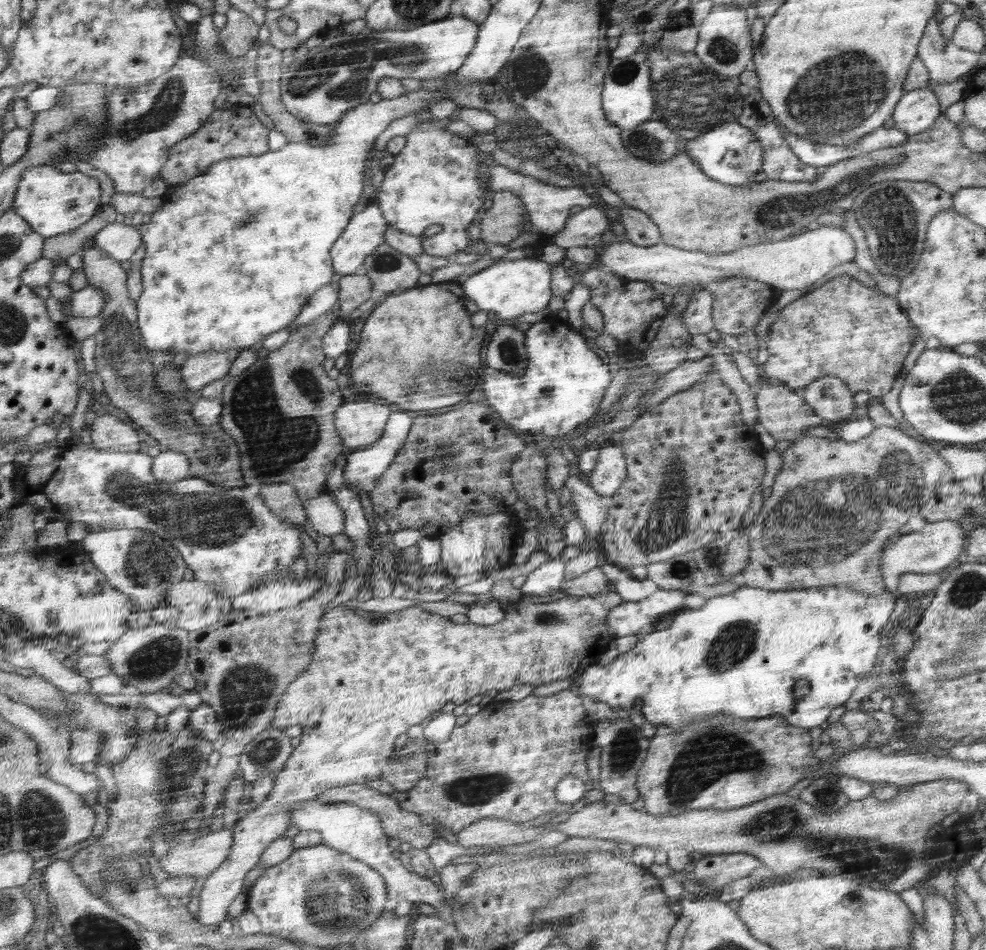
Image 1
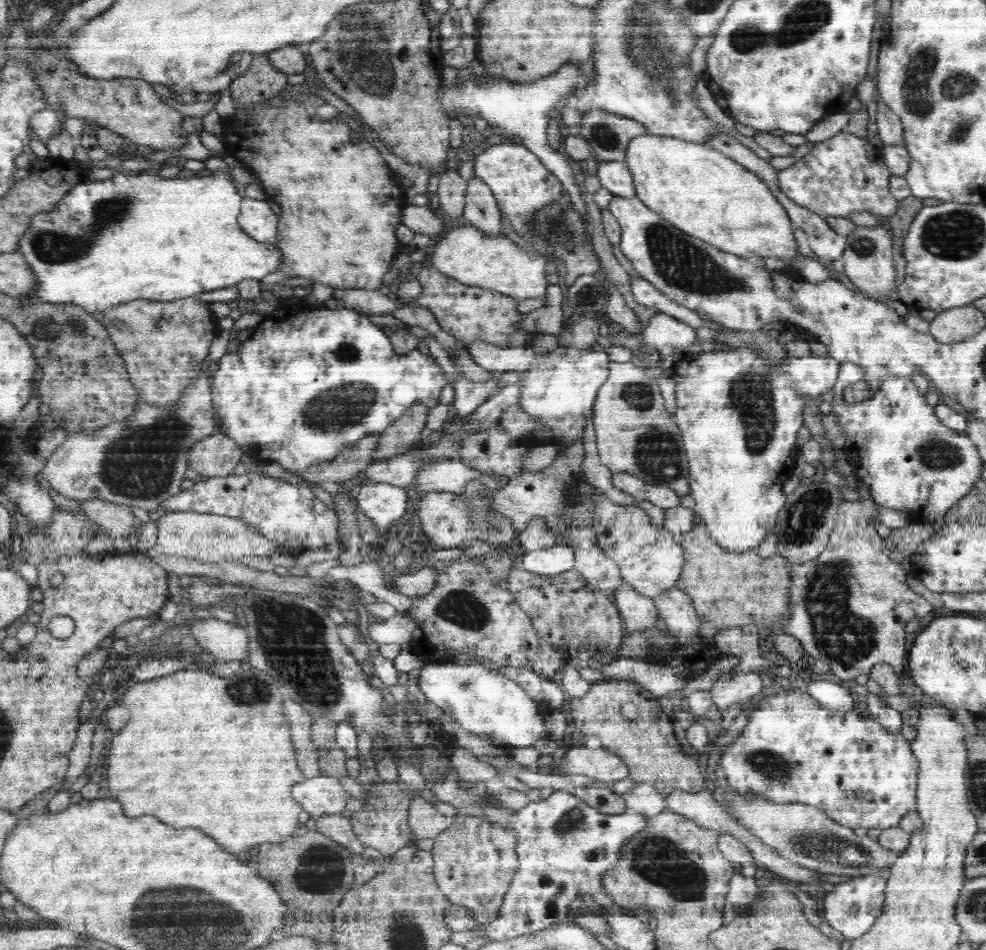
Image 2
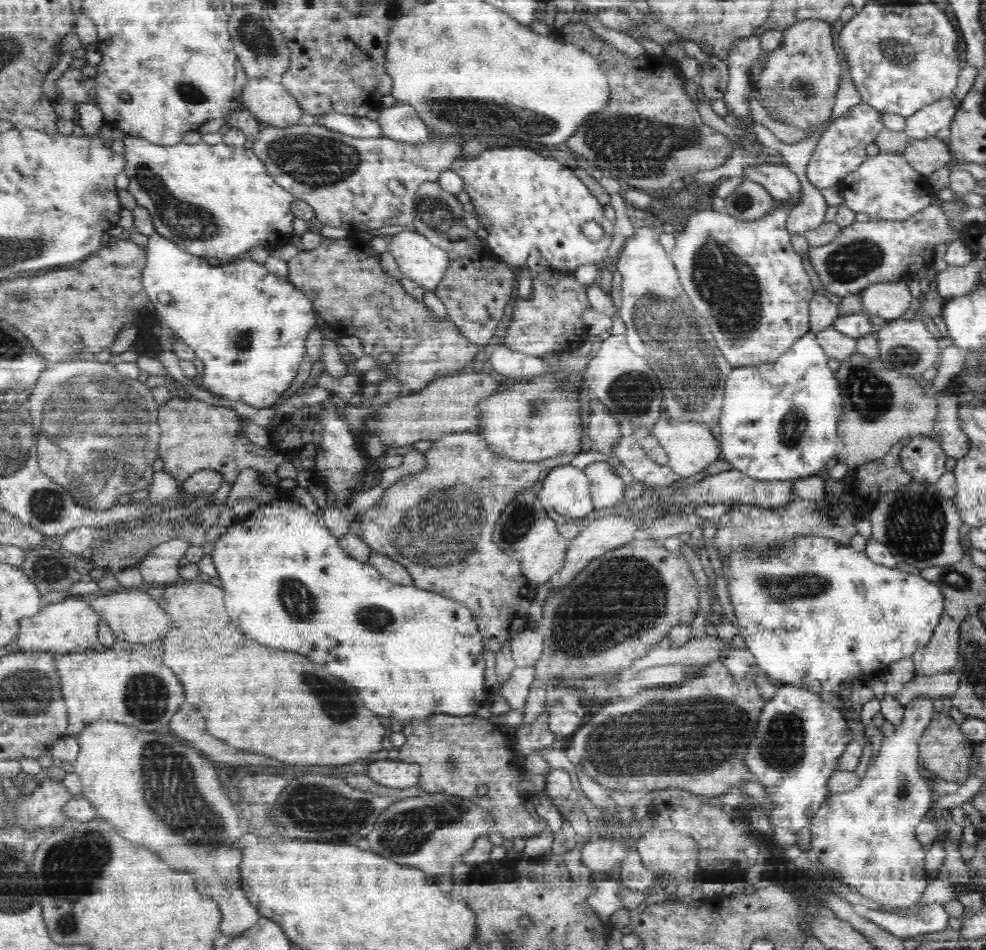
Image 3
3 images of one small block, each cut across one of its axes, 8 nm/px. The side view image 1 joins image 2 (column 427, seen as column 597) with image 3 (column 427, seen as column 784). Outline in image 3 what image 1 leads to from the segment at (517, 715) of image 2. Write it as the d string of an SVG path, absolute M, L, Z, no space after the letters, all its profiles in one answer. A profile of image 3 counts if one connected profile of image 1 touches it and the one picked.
M278 488L277 497L274 500L271 500L267 505L260 505L246 518L234 522L234 524L226 528L222 536L219 536L216 541L214 541L214 550L212 550L212 554L210 556L214 562L214 567L216 567L217 578L222 581L222 589L224 590L224 594L226 594L226 598L224 598L224 600L226 600L226 613L228 614L228 617L230 618L232 624L234 624L234 626L240 630L240 632L244 632L246 636L250 636L252 640L256 640L256 642L260 642L260 644L266 644L266 646L270 646L270 648L288 648L288 651L298 652L298 654L309 658L312 662L323 665L323 667L326 668L326 672L328 672L328 674L332 674L332 676L338 676L338 678L342 678L342 680L350 682L352 686L356 686L356 688L360 690L360 696L362 696L362 700L364 700L364 704L366 704L366 708L368 708L370 712L374 713L377 716L388 716L392 720L400 720L398 724L401 724L404 722L404 720L423 720L424 718L430 718L432 714L454 715L455 717L474 715L476 710L478 710L481 704L487 699L487 694L485 691L486 652L484 652L483 636L480 634L478 624L474 621L472 612L460 601L446 598L440 594L434 594L433 591L421 590L420 588L414 588L414 586L396 586L394 582L388 582L386 578L382 578L383 575L378 574L378 572L374 570L374 566L371 564L362 564L362 562L358 562L358 560L350 558L350 556L344 551L344 548L340 547L339 538L330 534L330 531L326 528L326 525L324 525L324 519L316 517L316 515L310 513L305 507L302 507L297 500L285 499L287 492L288 490L283 489L280 491Z

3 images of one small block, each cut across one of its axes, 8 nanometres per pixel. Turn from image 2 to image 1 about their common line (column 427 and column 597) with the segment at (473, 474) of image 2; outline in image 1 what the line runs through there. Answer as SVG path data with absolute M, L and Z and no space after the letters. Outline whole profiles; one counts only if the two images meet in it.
M617 438L615 443L604 445L599 450L598 464L587 474L587 480L600 496L612 496L627 480L626 455Z

